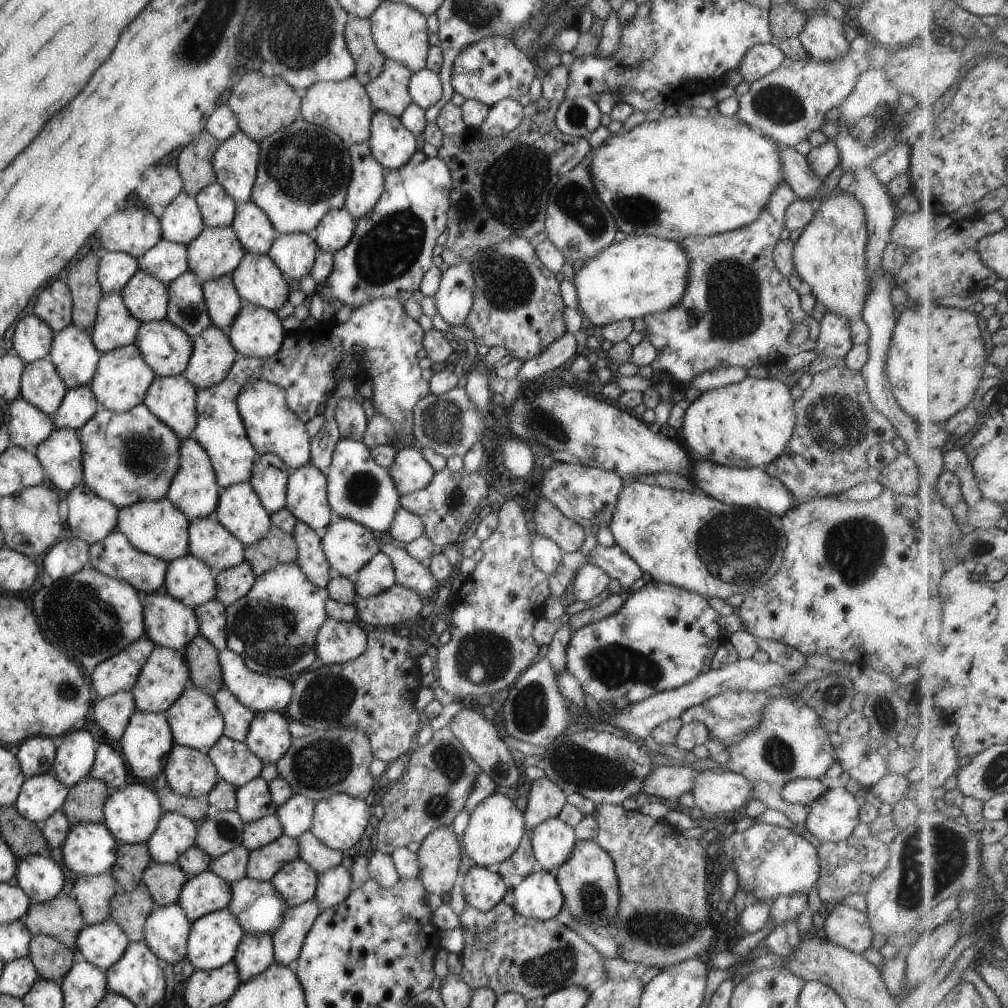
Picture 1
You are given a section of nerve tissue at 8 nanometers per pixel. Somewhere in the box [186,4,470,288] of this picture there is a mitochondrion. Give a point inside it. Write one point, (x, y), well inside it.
(314, 40)

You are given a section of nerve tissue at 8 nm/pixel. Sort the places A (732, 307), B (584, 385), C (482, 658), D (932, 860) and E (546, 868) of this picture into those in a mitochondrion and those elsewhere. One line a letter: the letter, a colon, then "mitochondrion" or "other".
A: mitochondrion
B: other
C: mitochondrion
D: mitochondrion
E: other

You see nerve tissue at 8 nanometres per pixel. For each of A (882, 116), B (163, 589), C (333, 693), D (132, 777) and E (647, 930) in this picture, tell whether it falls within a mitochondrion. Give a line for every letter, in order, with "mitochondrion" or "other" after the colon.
A: mitochondrion
B: other
C: mitochondrion
D: other
E: mitochondrion

